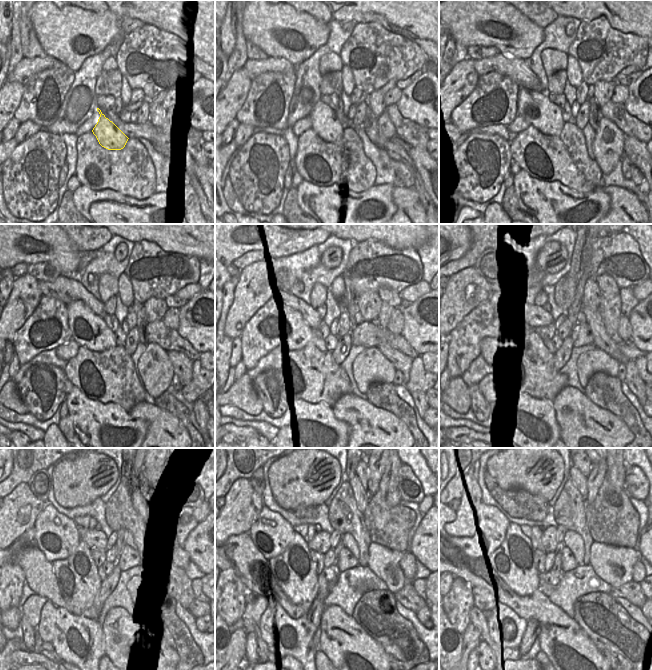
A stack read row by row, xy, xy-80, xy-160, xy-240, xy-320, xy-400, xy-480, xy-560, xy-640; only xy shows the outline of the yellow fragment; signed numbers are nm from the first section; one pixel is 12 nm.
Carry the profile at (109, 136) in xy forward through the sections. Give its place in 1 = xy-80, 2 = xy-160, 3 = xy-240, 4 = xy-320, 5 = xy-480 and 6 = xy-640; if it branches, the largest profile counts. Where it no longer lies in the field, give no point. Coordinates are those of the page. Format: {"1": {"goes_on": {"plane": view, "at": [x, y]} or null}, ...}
{"1": {"goes_on": {"plane": "xy-80", "at": [325, 123]}}, "2": {"goes_on": {"plane": "xy-160", "at": [534, 106]}}, "3": {"goes_on": {"plane": "xy-240", "at": [89, 330]}}, "4": {"goes_on": {"plane": "xy-320", "at": [293, 330]}}, "5": {"goes_on": {"plane": "xy-480", "at": [57, 536]}}, "6": {"goes_on": {"plane": "xy-640", "at": [489, 532]}}}

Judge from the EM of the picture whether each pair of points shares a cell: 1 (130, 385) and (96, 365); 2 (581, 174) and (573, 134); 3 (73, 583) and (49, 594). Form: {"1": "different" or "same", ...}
{"1": "same", "2": "same", "3": "different"}

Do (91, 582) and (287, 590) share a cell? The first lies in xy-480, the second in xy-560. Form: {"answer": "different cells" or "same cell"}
{"answer": "same cell"}

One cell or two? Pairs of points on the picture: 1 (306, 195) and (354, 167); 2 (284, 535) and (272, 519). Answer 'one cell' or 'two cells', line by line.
1: two cells
2: one cell

